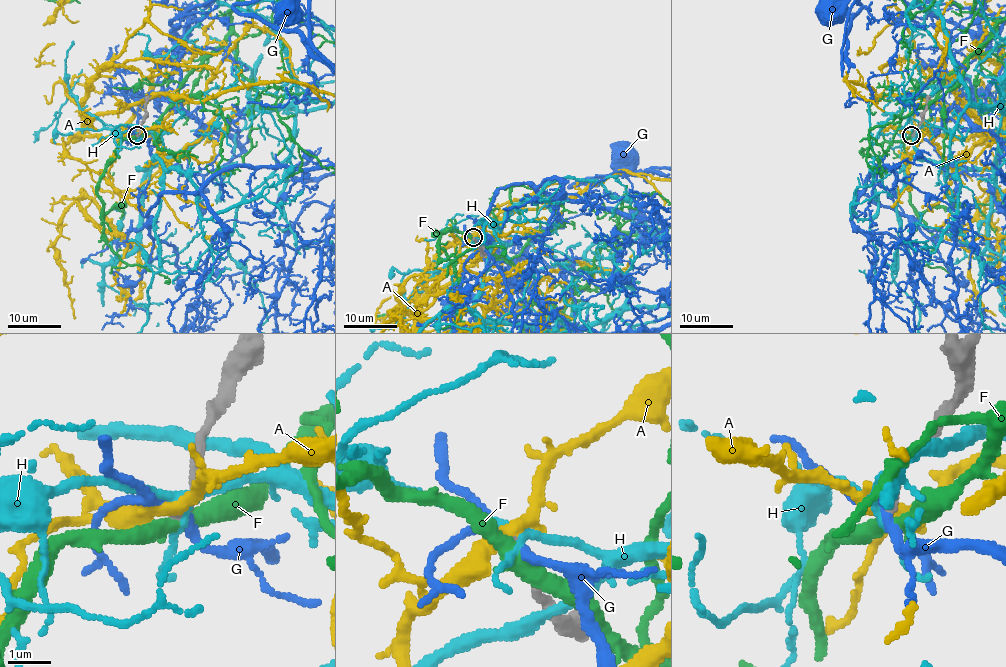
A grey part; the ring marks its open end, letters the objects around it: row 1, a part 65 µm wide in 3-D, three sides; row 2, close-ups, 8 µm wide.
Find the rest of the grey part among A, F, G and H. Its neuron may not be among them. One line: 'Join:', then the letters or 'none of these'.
Join: none of these

